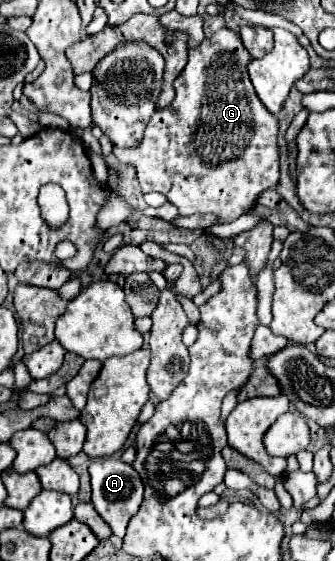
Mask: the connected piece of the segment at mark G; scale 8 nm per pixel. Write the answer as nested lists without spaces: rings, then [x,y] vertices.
[[[223,27],[199,47],[189,51],[189,61],[175,81],[177,97],[165,109],[157,109],[143,133],[143,141],[133,149],[113,149],[113,155],[137,169],[143,193],[159,191],[177,209],[179,215],[215,213],[223,223],[245,215],[261,191],[279,183],[279,121],[259,101],[247,65],[251,53],[243,47],[237,31]]]

